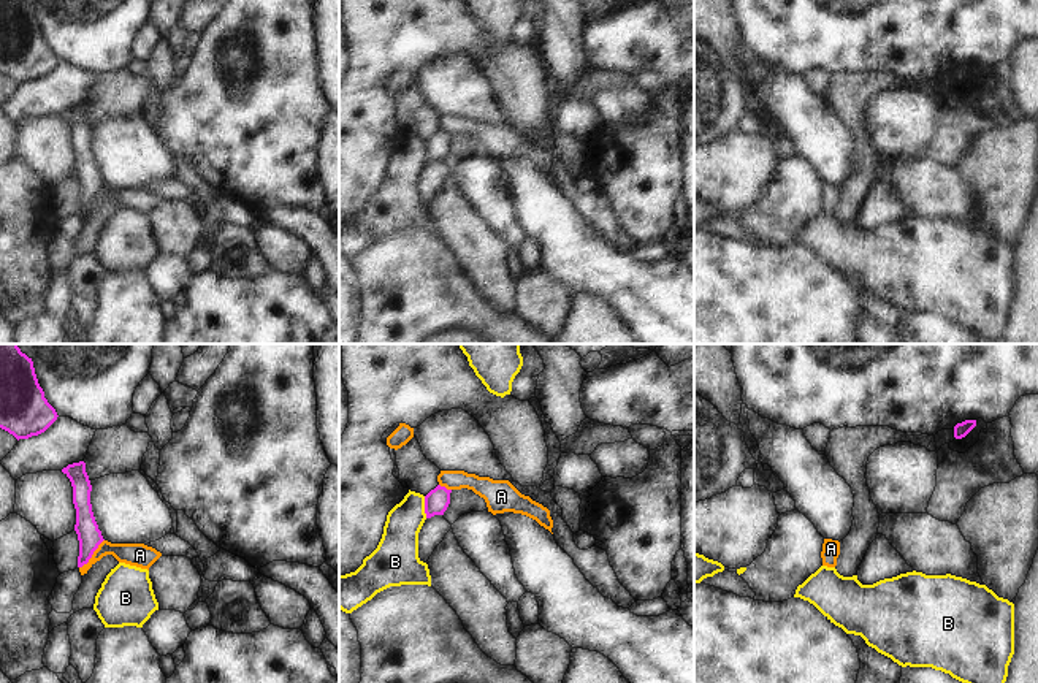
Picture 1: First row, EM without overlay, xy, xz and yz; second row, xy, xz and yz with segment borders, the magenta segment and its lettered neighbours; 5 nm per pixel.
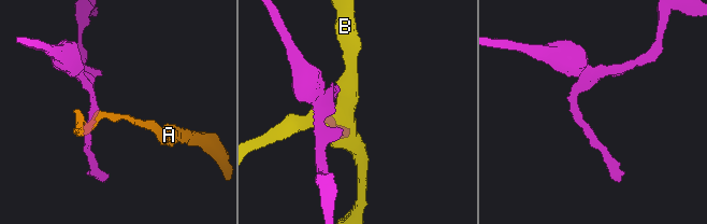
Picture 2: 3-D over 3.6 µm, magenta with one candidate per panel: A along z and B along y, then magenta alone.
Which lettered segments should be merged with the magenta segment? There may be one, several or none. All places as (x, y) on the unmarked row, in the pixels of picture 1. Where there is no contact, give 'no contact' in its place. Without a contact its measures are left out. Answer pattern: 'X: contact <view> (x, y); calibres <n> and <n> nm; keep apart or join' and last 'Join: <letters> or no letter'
A: contact xy (92, 198); calibres 120 and 120 nm; keep apart
B: contact xz (425, 152); calibres 120 and 200 nm; keep apart
Join: no letter

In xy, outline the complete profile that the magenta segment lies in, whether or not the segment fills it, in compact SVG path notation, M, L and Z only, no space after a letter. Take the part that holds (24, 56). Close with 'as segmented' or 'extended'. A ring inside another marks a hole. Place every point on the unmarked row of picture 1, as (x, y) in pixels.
M0 0L0 73L17 86L44 78L55 65L33 6L27 0Z | as segmented

